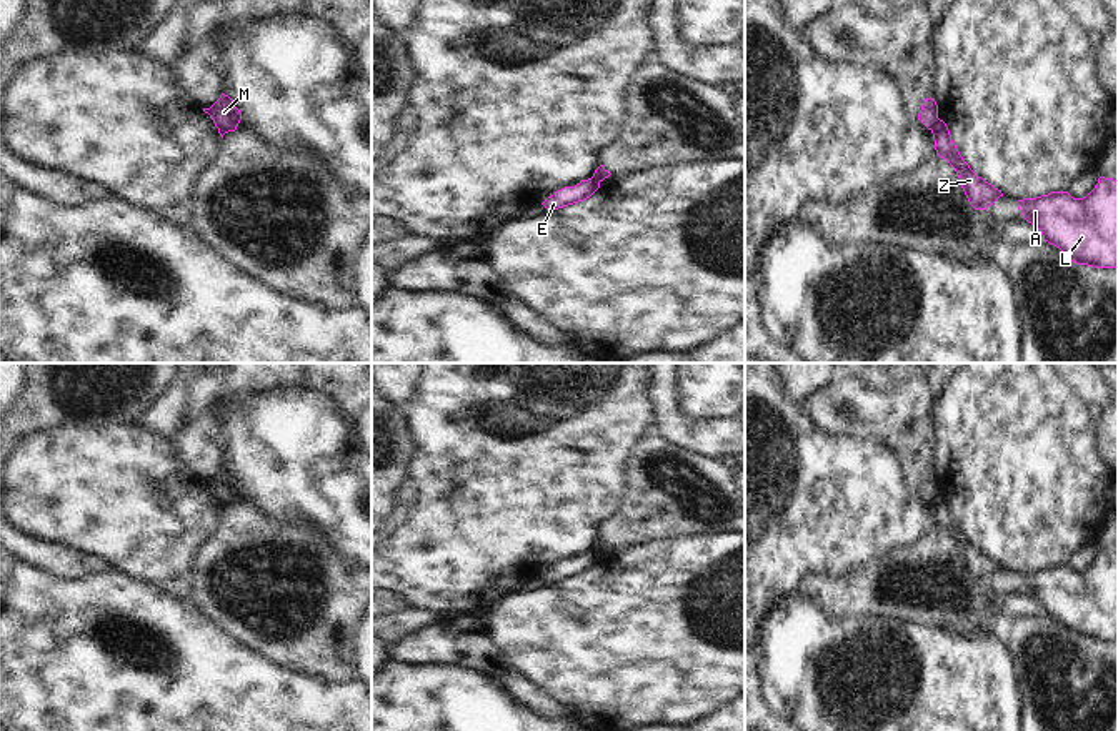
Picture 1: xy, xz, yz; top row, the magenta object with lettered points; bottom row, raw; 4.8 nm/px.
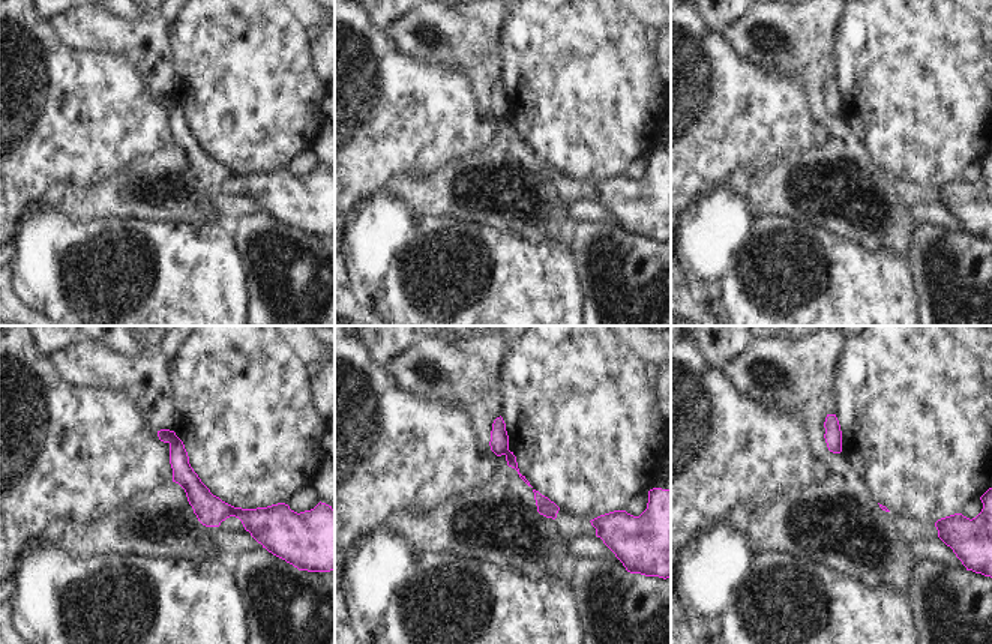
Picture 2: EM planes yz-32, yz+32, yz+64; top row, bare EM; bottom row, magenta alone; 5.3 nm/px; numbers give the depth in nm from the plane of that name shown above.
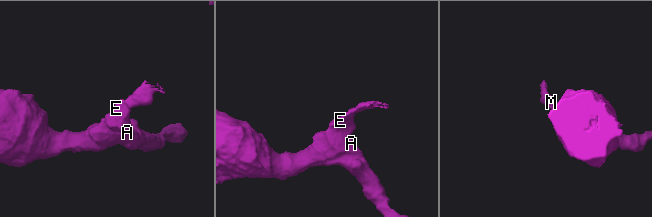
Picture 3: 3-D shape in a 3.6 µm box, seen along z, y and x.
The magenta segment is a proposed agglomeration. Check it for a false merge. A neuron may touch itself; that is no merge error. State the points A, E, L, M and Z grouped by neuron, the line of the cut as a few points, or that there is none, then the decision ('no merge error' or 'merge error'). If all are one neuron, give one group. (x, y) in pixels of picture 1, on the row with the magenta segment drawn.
groups A E L Z / M; cut yz (938, 119), (932, 130); merge error

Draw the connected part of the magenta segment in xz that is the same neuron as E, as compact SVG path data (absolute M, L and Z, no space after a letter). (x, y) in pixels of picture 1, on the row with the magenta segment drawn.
M595 177L581 180L575 186L565 186L548 196L542 205L552 211L590 198L600 188L600 180Z

